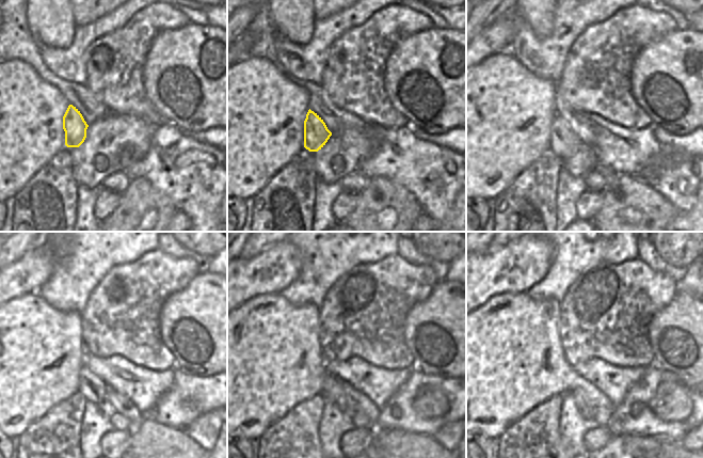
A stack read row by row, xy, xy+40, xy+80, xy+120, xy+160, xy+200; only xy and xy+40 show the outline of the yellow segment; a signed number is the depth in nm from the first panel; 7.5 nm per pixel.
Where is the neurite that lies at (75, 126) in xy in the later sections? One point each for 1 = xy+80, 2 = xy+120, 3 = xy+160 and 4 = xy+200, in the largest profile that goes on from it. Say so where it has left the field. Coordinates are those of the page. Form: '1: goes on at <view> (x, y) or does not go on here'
1: goes on at xy+80 (563, 142)
2: goes on at xy+120 (92, 387)
3: goes on at xy+160 (332, 390)
4: goes on at xy+200 (587, 411)

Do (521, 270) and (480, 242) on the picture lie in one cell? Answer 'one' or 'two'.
two

